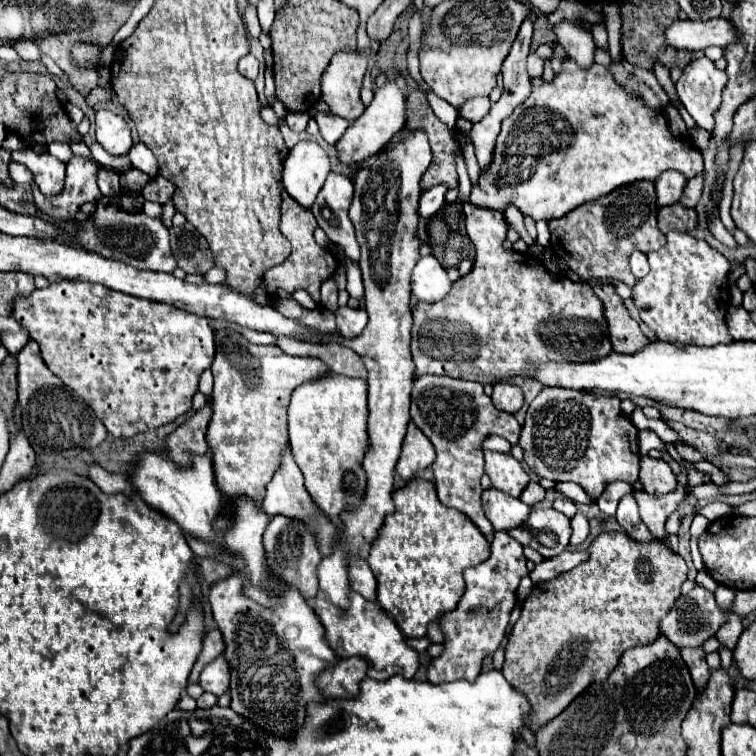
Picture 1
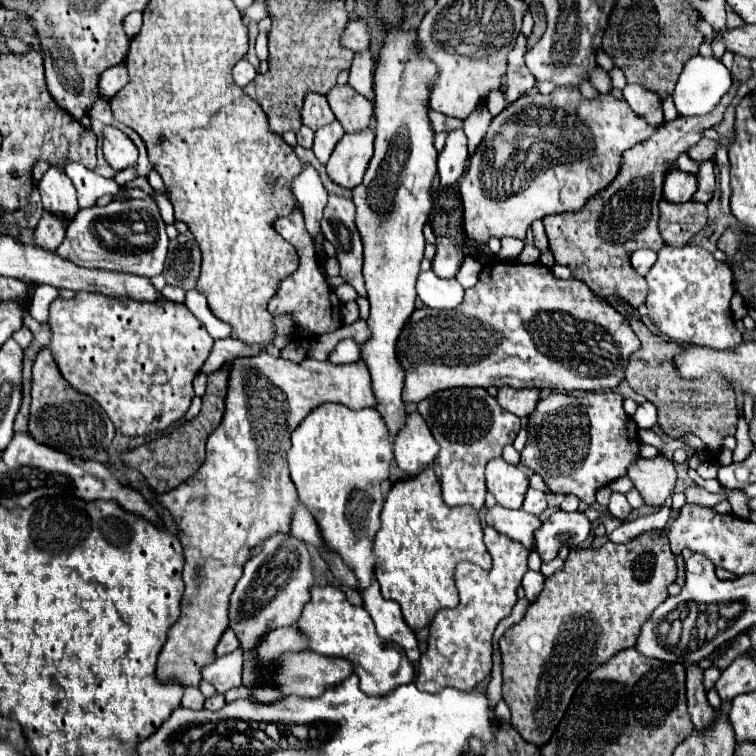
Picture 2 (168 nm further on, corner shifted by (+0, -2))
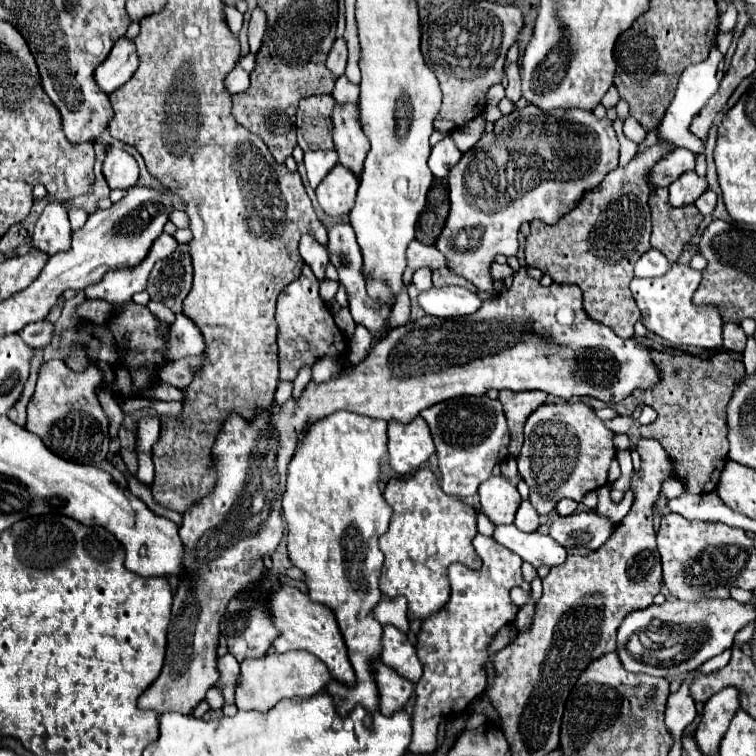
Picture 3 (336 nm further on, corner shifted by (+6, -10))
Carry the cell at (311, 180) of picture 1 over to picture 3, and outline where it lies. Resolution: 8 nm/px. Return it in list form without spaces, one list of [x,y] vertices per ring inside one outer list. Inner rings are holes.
[[[303,235],[301,241],[299,241],[299,253],[301,253],[303,261],[311,267],[311,271],[315,273],[315,277],[319,281],[325,279],[325,267],[329,263],[329,255],[327,255],[329,251],[327,251],[327,247],[319,245],[313,235]]]

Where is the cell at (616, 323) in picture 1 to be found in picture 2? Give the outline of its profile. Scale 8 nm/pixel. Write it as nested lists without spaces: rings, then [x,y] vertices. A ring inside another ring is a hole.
[[[637,317],[629,319],[631,329],[641,339],[641,349],[631,357],[627,367],[627,383],[633,387],[635,393],[645,395],[655,407],[657,407],[657,423],[665,431],[665,435],[679,439],[685,433],[695,433],[703,439],[707,445],[707,453],[715,461],[721,453],[723,439],[727,435],[735,435],[735,423],[737,423],[737,403],[735,403],[735,391],[719,379],[719,375],[707,375],[707,379],[697,381],[685,381],[675,375],[675,363],[671,365],[671,359],[679,355],[683,349],[677,343],[671,343],[667,337],[653,335]]]

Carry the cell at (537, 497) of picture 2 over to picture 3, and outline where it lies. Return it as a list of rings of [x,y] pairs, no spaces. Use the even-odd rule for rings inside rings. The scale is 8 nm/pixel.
[[[523,501],[517,509],[517,515],[515,515],[515,525],[521,529],[521,531],[535,531],[541,523],[539,523],[539,513],[535,511],[535,507],[529,503],[529,501]]]

